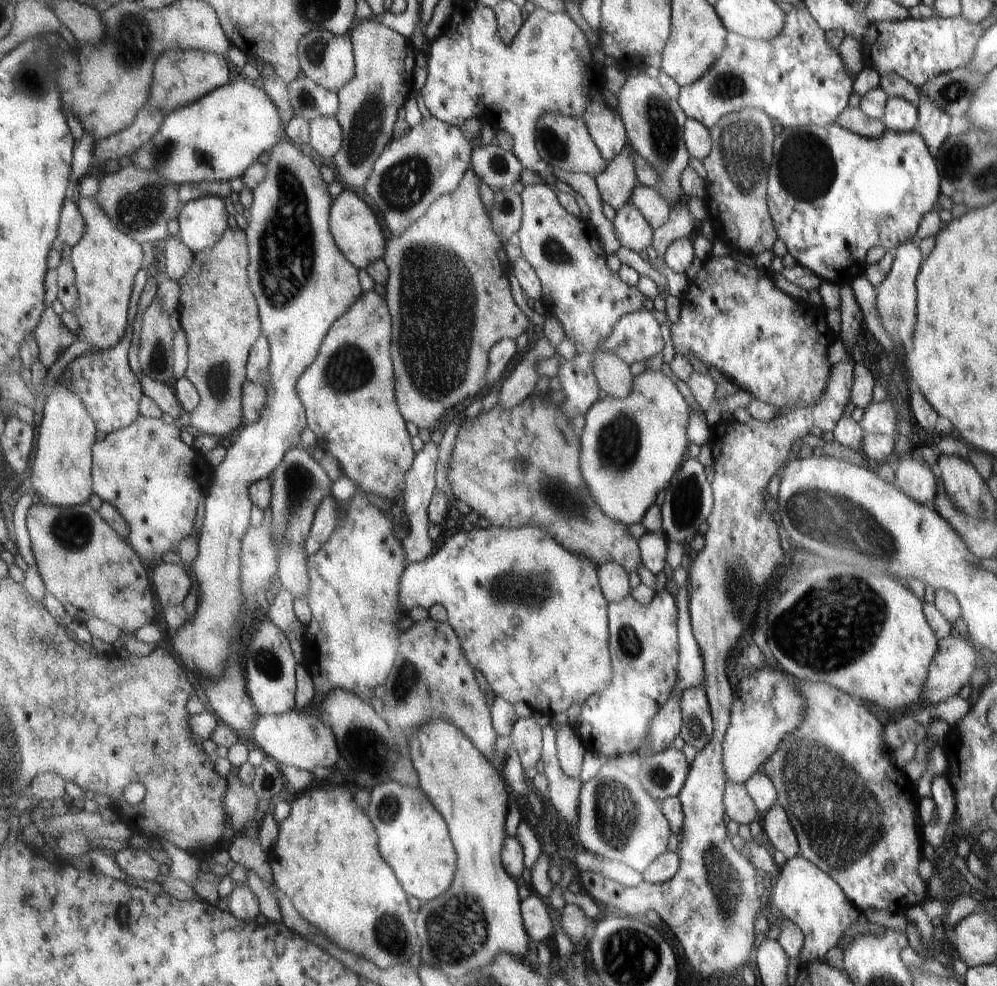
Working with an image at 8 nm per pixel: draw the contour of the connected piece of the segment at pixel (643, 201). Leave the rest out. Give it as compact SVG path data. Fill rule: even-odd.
M639 184L634 188L630 201L643 213L654 230L667 224L672 206L657 189Z

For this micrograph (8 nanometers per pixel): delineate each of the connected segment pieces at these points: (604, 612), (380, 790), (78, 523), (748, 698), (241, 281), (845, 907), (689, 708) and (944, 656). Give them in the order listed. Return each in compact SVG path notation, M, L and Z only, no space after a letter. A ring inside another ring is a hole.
M492 525L486 529L474 528L470 532L458 529L434 555L423 562L409 564L402 576L400 597L403 612L411 612L413 608L419 608L419 606L428 612L435 604L441 604L447 610L447 622L455 629L459 640L462 641L467 660L486 678L494 693L511 704L523 701L532 711L551 718L555 714L567 712L574 705L583 706L590 696L597 695L597 692L603 692L610 687L611 678L613 678L613 670L611 670L613 664L610 655L609 602L600 585L597 564L591 559L588 560L586 556L579 556L577 553L565 549L557 539L551 535L548 536L542 528L531 525L519 528Z
M387 779L379 780L372 792L369 816L378 830L379 850L394 868L403 888L407 888L407 894L421 902L429 902L445 894L458 871L458 852L442 813L421 786L411 788Z
M34 500L27 512L26 522L46 589L57 600L67 604L69 611L79 609L91 617L102 618L118 626L123 634L134 633L153 622L158 612L153 604L153 582L149 581L149 574L138 552L89 503L63 508Z
M769 661L767 667L752 677L733 683L734 700L722 745L722 769L726 783L743 785L761 769L763 761L777 748L783 736L799 726L803 714L802 696L790 685L788 674Z
M227 229L224 237L213 247L193 254L191 268L178 281L180 284L180 315L185 332L188 334L188 369L186 377L199 391L201 402L189 414L190 427L197 433L227 436L239 430L244 423L242 405L243 387L248 380L248 360L251 349L263 333L258 300L251 290L248 266L250 246L246 231Z
M799 854L788 858L779 867L779 874L768 891L773 906L786 919L792 920L804 936L804 943L798 954L802 965L823 960L825 953L836 946L845 928L853 924L859 914L858 908L847 900L839 885Z
M691 687L682 692L681 710L683 728L680 732L685 743L691 744L699 752L709 742L713 734L709 702L705 690Z
M947 635L939 639L936 644L935 654L928 664L926 682L923 683L920 698L921 705L934 705L957 695L959 688L969 682L969 676L974 668L980 664L977 648L969 638Z

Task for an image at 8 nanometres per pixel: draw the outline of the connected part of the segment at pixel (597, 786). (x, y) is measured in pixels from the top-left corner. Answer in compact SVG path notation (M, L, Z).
M607 764L582 786L576 830L578 830L577 836L582 843L582 848L601 857L624 862L641 874L650 867L654 860L669 851L672 833L671 825L663 814L660 802L656 801L650 792L647 792L639 778Z

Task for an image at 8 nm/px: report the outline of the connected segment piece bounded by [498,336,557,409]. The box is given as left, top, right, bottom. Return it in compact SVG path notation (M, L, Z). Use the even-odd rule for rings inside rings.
M546 336L533 343L520 363L498 385L499 405L510 409L520 405L526 398L537 394L537 384L539 384L540 379L538 364L543 359L552 357L555 352L557 353L557 347Z

